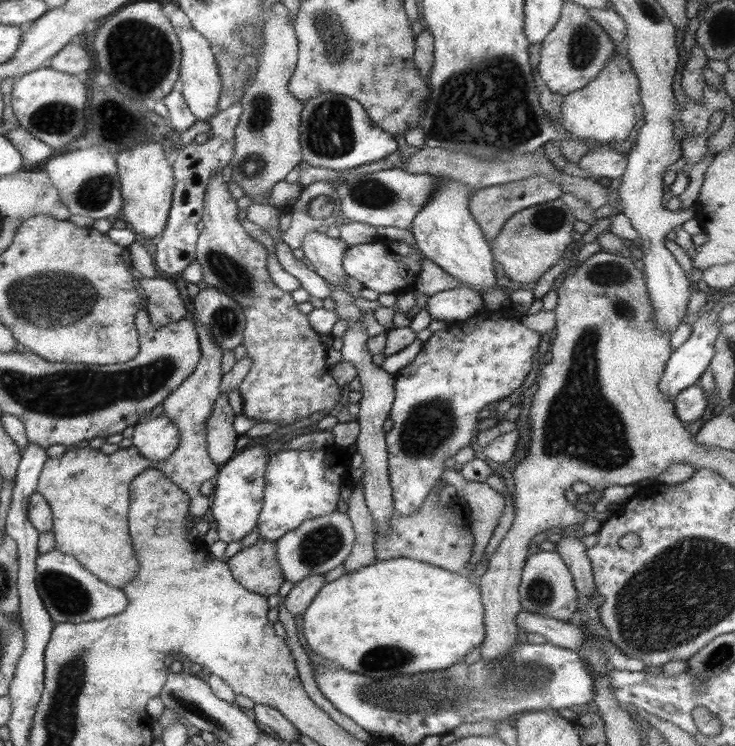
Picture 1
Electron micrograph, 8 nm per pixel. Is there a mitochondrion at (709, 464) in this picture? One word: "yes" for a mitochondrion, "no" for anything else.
no

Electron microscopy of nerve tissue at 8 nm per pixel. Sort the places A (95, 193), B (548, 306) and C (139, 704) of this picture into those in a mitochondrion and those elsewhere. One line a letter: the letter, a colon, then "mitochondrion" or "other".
A: mitochondrion
B: other
C: other

